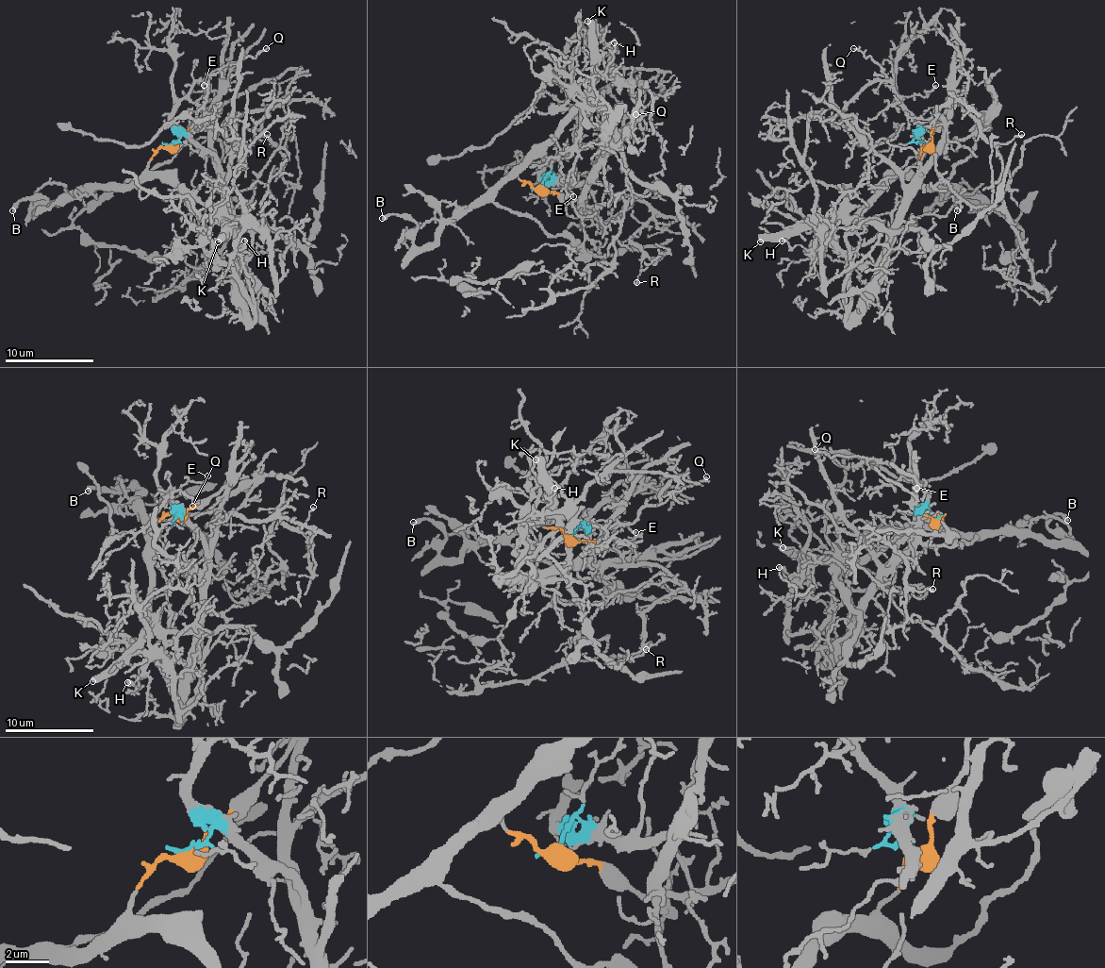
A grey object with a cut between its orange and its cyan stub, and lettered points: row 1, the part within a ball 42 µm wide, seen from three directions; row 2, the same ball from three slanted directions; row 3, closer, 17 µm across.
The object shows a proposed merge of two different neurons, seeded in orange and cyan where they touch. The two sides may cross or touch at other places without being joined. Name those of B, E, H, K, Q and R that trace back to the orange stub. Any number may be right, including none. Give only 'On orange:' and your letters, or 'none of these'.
On orange: B, K

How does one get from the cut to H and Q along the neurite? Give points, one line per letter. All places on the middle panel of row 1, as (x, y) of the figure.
H: (537, 190), (549, 176), (583, 183), (638, 111), (638, 91), (658, 71), (611, 64), (604, 75), (614, 42)
Q: (537, 190), (547, 178), (542, 178), (542, 169), (558, 156), (578, 142), (589, 144), (618, 131), (635, 113)

